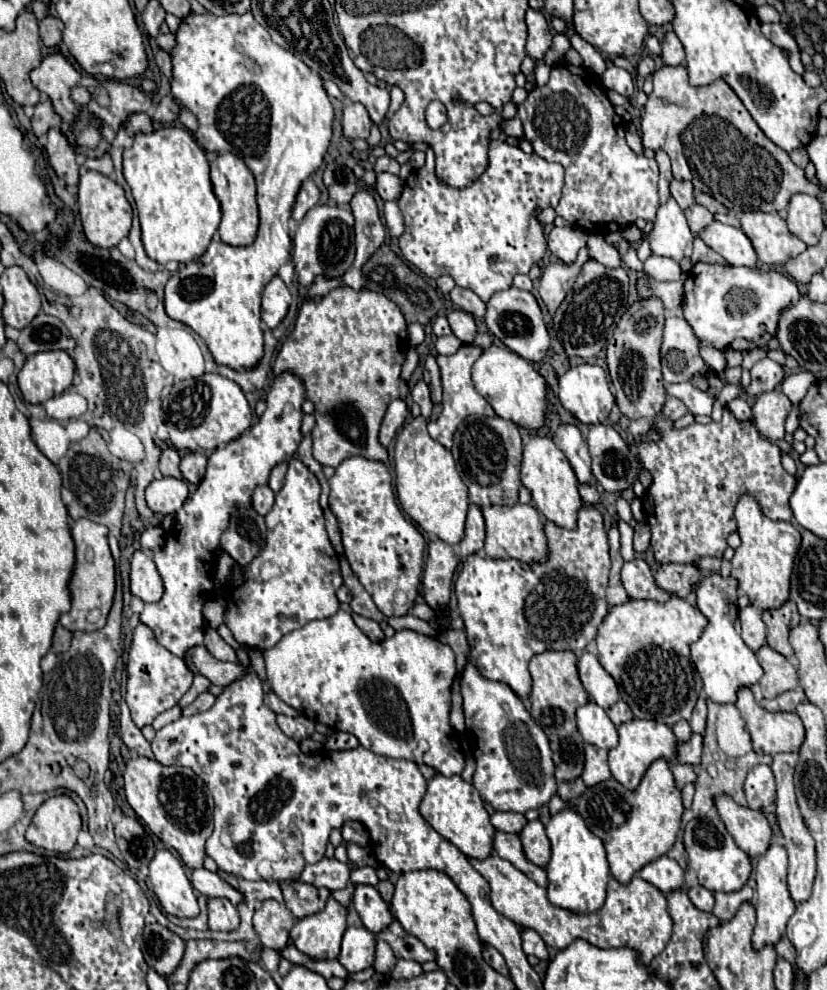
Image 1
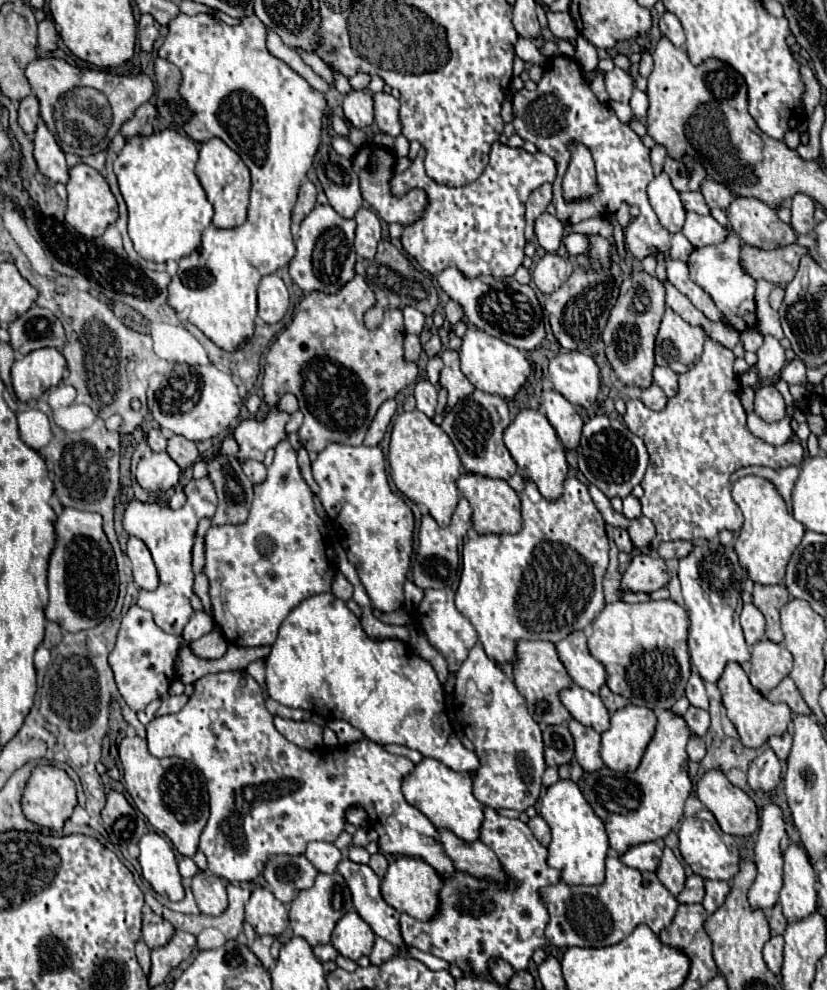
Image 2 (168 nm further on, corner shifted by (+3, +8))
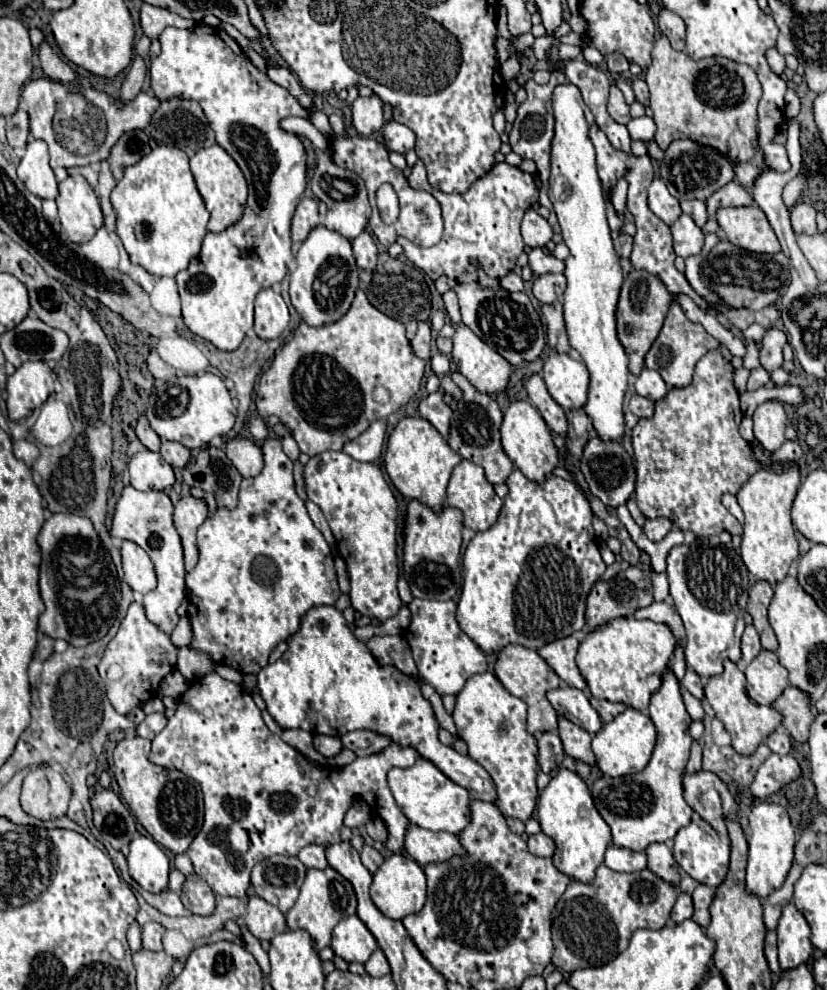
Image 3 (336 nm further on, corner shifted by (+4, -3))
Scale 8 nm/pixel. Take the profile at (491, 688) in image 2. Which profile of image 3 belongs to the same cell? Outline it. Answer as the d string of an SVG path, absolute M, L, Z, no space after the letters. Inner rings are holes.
M485 671L467 679L453 711L457 737L467 743L469 757L491 775L497 787L497 809L519 821L527 821L537 805L537 741L525 727L525 709L527 705L511 695L495 673Z

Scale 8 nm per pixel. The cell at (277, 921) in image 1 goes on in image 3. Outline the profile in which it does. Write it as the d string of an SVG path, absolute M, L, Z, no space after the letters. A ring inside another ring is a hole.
M253 895L249 899L249 905L247 905L247 913L245 913L245 925L247 929L259 939L273 939L275 935L281 935L287 931L287 925L285 925L285 915L273 907L271 903L267 903L265 899Z

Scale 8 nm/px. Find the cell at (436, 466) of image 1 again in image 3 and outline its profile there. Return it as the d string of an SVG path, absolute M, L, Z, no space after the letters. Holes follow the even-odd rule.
M403 417L387 439L385 469L395 485L395 489L407 499L417 499L427 505L433 513L441 513L445 507L445 489L455 465L461 457L447 445L447 441L437 433L437 429L425 419Z

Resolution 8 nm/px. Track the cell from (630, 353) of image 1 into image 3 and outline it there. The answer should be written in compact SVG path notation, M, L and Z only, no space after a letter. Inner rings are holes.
M633 269L625 277L615 317L617 317L617 339L629 357L629 371L633 375L639 375L641 369L645 367L645 355L661 331L661 323L665 321L669 305L671 293L665 291L665 287L661 287L661 281L655 275Z

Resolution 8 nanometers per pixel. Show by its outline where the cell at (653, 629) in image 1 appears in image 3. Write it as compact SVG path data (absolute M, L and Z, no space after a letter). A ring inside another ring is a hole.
M619 617L587 633L577 651L577 667L593 697L625 703L627 707L647 713L651 695L661 687L675 647L677 639L667 623Z

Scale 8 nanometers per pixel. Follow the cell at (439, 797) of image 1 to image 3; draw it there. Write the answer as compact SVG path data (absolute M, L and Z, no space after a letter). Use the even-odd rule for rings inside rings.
M419 757L409 769L391 769L389 787L397 805L413 825L419 825L429 831L449 831L453 835L459 835L471 821L469 791L453 783L427 759Z

